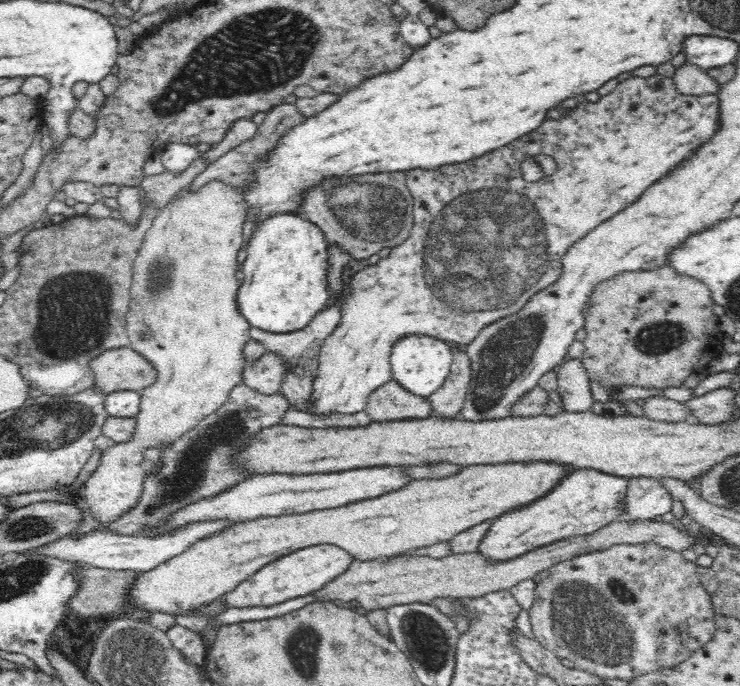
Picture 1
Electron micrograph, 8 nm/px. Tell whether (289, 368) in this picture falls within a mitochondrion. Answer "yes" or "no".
no

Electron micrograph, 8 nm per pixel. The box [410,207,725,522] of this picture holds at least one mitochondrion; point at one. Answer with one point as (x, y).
(507, 353)

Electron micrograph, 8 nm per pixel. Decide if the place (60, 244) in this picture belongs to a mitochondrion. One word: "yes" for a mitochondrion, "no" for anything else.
no

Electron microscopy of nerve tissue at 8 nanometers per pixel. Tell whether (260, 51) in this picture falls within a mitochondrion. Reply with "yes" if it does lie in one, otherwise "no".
yes

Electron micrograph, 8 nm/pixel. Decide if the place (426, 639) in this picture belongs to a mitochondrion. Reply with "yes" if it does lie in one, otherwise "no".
yes

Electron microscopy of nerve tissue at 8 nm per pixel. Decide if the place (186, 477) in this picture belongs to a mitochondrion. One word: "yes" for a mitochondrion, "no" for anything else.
yes

